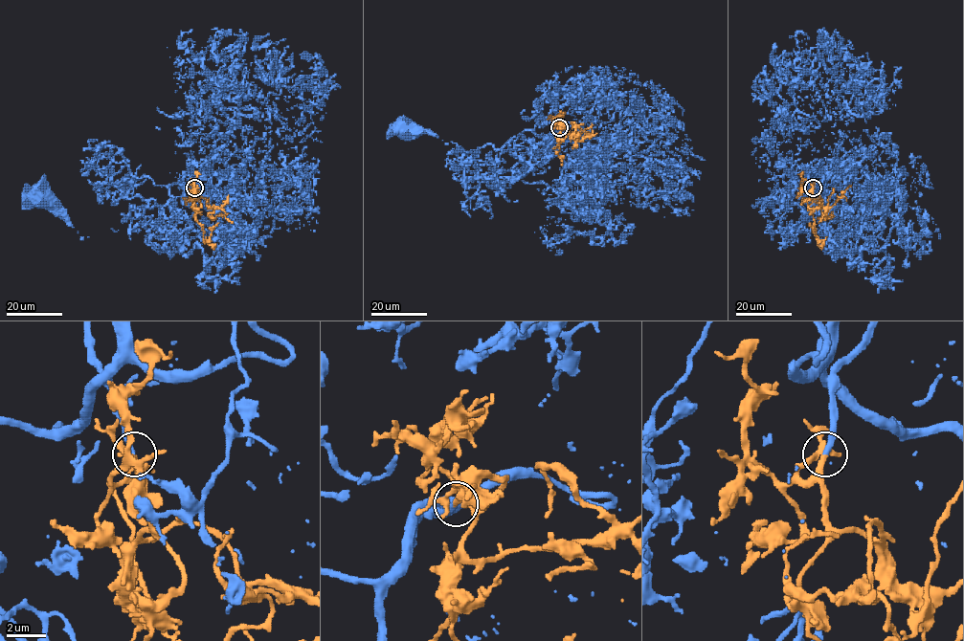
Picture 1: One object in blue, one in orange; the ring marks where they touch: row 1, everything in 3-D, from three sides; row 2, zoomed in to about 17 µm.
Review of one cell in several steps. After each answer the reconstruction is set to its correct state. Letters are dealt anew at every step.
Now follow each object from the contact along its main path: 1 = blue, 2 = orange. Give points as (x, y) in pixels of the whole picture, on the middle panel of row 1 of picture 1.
1: (559, 127), (548, 161), (531, 159), (519, 172), (494, 171), (483, 180), (476, 163), (442, 140), (404, 128)
2: (559, 127), (566, 123), (560, 127), (571, 134), (583, 123)

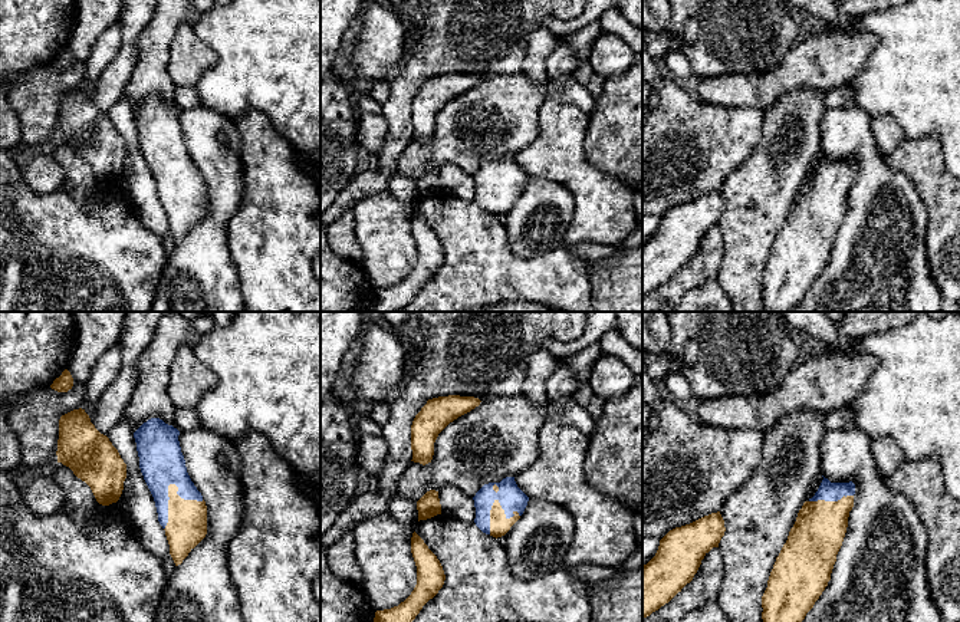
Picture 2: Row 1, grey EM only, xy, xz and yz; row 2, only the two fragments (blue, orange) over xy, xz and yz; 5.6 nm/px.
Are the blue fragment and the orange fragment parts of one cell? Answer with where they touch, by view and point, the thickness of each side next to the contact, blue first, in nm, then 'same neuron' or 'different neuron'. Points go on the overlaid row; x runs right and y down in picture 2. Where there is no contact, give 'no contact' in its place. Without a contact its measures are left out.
contact xy (167, 487); calibres 260 and 220 nm; same neuron

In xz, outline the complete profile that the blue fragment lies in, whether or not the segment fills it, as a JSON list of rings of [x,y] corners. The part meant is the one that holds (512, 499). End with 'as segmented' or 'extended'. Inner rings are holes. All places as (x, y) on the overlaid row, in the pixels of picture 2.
[[[514,477],[484,484],[473,497],[476,526],[493,537],[504,536],[523,514],[529,497],[517,487]]]; extended

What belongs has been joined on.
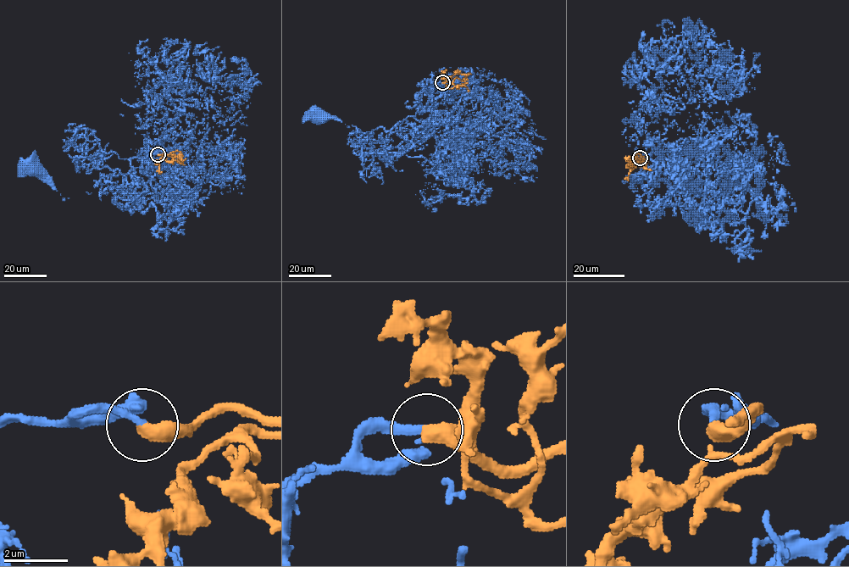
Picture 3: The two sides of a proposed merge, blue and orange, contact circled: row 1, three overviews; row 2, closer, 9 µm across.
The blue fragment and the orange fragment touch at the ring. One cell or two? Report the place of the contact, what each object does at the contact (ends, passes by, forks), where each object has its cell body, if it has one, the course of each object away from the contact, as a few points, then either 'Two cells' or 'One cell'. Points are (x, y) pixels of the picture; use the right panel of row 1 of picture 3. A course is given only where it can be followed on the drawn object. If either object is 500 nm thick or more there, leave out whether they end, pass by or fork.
Place: (640, 158). Soma of blue: (679, 175). Soma of orange: none. Course of blue: (640, 158), (640, 170), (676, 189), (673, 175), (696, 162), (726, 203), (693, 211), (679, 175). Course of orange: (640, 158), (643, 156), (637, 158), (635, 155), (640, 154), (638, 162), (645, 164), (646, 161), (643, 158). One cell

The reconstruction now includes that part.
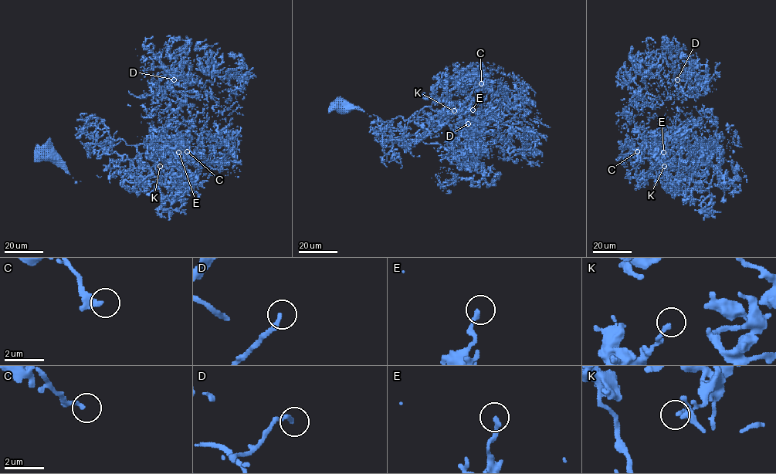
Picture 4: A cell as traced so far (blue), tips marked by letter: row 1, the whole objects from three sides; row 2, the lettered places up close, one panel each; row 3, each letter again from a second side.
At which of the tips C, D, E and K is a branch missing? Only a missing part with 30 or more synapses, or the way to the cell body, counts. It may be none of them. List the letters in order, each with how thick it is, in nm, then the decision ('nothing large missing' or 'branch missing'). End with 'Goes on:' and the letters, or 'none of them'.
C: 180 nm thick; nothing large missing
D: 190 nm thick; branch missing
E: 200 nm thick; nothing large missing
K: 190 nm thick; nothing large missing
Goes on: D

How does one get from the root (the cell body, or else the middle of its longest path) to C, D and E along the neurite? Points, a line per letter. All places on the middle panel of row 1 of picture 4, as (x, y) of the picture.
C: (340, 106), (361, 109), (395, 141), (440, 128), (459, 76), (465, 81), (471, 72), (481, 83)
D: (340, 106), (395, 141), (421, 136), (442, 126), (459, 76), (489, 68), (465, 89), (456, 130), (468, 123)
E: (340, 106), (361, 109), (391, 130), (395, 141), (421, 136), (429, 126), (440, 128), (446, 106), (472, 110)

